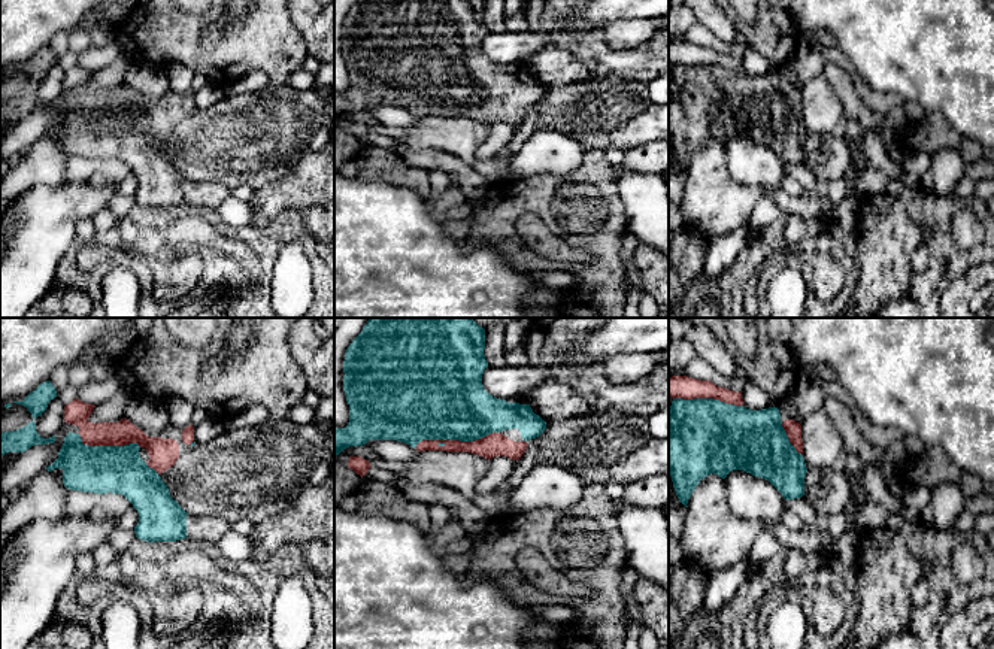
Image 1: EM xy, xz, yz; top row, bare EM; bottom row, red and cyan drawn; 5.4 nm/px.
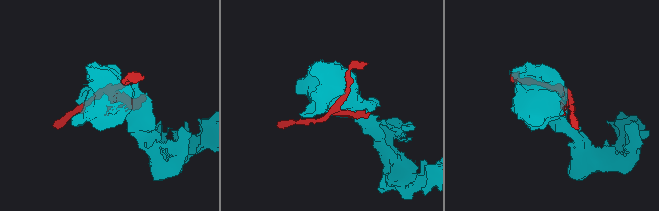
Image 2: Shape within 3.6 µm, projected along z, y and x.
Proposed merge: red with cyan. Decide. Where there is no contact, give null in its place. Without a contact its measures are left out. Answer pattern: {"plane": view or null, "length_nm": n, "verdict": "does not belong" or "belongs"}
{"plane": "xz", "length_nm": 480, "verdict": "belongs"}

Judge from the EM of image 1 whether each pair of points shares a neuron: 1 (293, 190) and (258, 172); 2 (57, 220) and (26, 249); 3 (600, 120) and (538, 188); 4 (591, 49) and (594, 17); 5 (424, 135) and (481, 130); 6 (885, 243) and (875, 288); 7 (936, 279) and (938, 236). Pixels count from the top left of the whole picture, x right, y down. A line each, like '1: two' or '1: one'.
1: two
2: one
3: two
4: two
5: one
6: one
7: one

